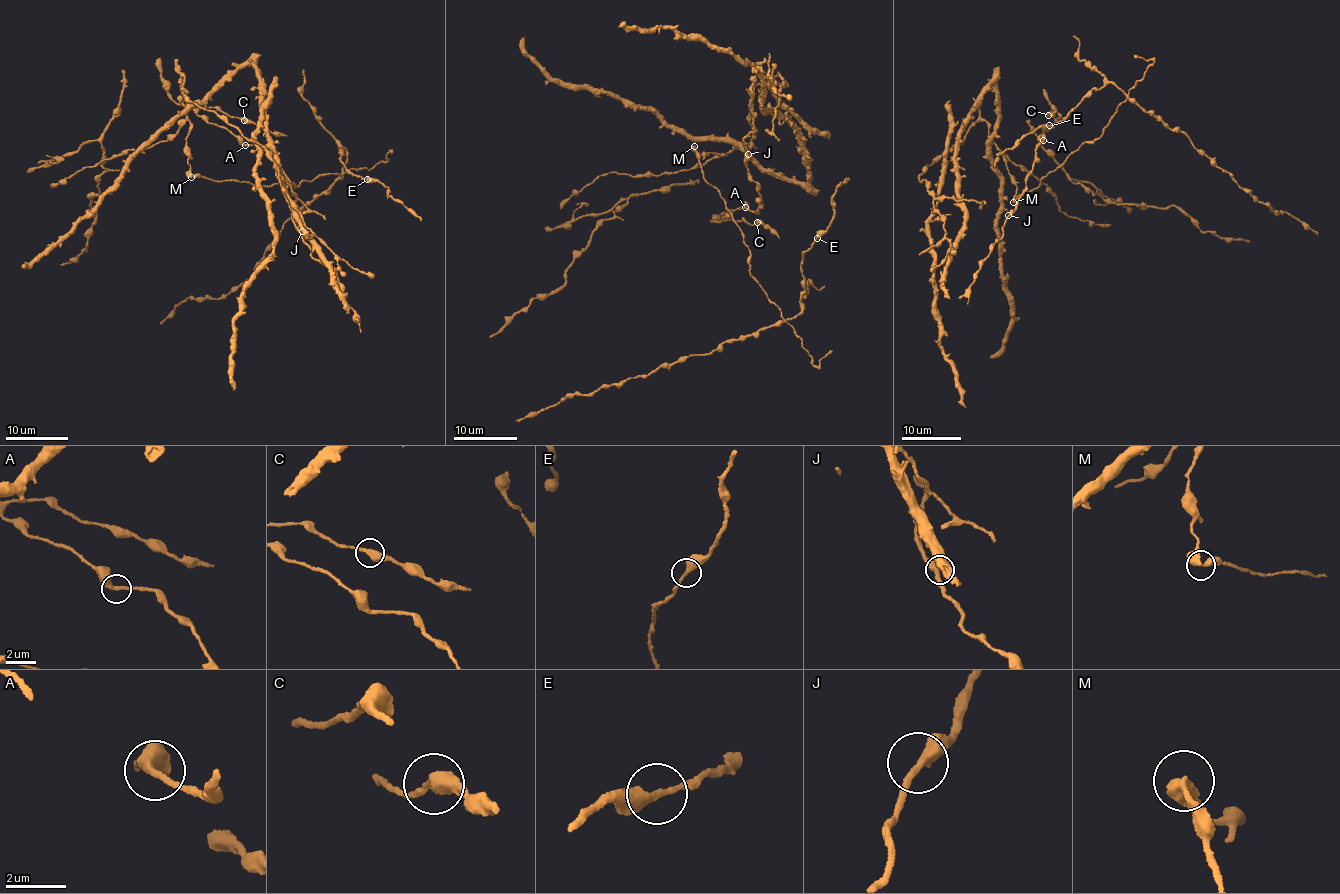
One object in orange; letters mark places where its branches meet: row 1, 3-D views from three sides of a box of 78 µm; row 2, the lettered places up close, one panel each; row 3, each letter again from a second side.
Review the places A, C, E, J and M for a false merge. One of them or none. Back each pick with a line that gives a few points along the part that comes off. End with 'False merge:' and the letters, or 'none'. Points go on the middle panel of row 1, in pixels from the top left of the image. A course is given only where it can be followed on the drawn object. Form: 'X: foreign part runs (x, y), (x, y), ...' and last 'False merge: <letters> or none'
M: foreign part runs (693, 146), (702, 177), (717, 190), (742, 232), (752, 277), (791, 325), (811, 363), (816, 366), (832, 351)
False merge: M

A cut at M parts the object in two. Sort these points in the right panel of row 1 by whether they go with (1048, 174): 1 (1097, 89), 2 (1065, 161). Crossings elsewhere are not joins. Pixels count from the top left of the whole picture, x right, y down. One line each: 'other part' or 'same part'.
1: other part
2: same part

